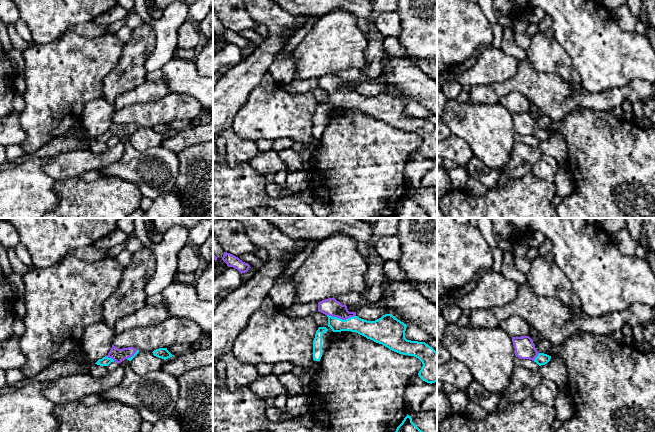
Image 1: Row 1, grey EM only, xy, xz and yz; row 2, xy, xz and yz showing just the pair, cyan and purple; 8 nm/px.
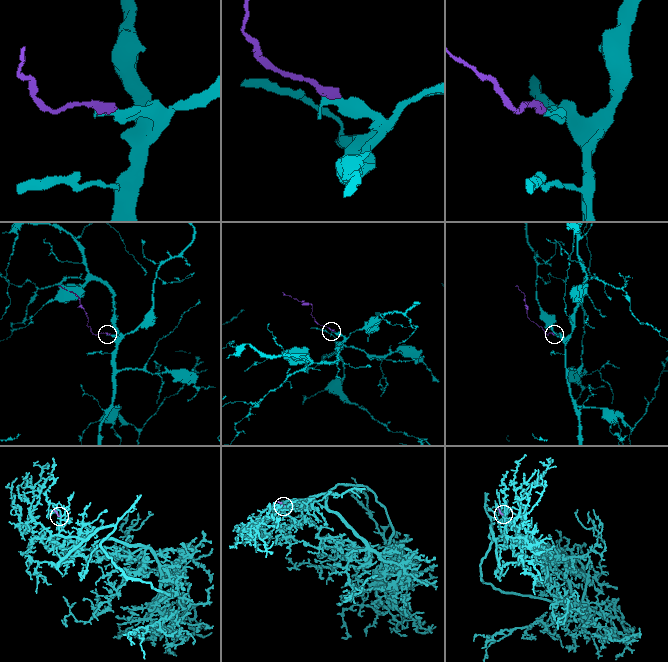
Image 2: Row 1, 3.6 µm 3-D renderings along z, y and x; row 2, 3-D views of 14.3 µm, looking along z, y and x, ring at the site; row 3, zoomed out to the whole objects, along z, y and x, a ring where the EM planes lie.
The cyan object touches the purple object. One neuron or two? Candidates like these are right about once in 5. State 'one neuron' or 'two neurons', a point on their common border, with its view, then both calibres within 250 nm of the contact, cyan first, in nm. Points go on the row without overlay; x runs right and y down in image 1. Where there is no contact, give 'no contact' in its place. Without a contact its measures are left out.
one neuron | xz (341, 95) | 140/140 nm

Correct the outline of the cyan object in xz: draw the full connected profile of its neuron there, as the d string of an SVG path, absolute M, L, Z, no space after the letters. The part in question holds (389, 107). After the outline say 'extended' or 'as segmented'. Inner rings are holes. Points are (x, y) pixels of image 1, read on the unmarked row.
M334 73L318 78L318 87L328 93L328 103L330 103L333 108L356 108L367 115L382 120L394 128L418 134L423 140L418 149L419 153L430 160L437 158L437 128L425 118L407 116L405 114L407 101L393 91L385 90L375 97L367 97L359 94L356 88L349 88L347 82L342 81Z; extended

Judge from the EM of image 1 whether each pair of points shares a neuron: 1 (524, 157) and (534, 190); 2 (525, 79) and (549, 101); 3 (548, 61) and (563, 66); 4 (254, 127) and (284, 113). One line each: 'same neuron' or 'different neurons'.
1: different neurons
2: same neuron
3: same neuron
4: same neuron

